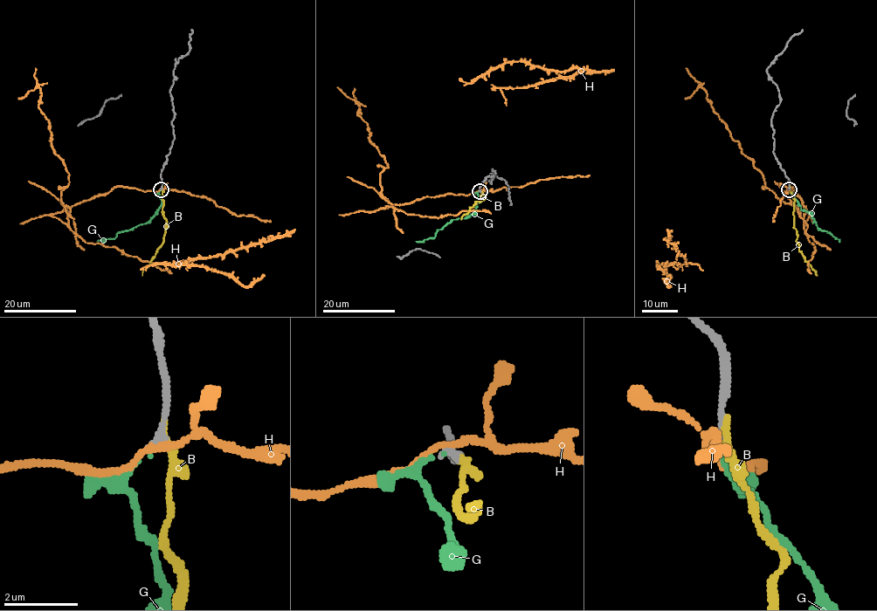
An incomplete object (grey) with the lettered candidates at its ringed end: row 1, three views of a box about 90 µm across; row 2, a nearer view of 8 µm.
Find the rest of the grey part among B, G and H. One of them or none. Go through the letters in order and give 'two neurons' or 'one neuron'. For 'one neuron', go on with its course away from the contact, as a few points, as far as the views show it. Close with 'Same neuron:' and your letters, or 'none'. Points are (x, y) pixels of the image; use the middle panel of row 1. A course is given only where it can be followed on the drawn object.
B: two neurons
G: one neuron; it runs (479, 191), (479, 201), (475, 210), (466, 217), (452, 219), (438, 230), (434, 237), (416, 241)
H: two neurons
Same neuron: G

